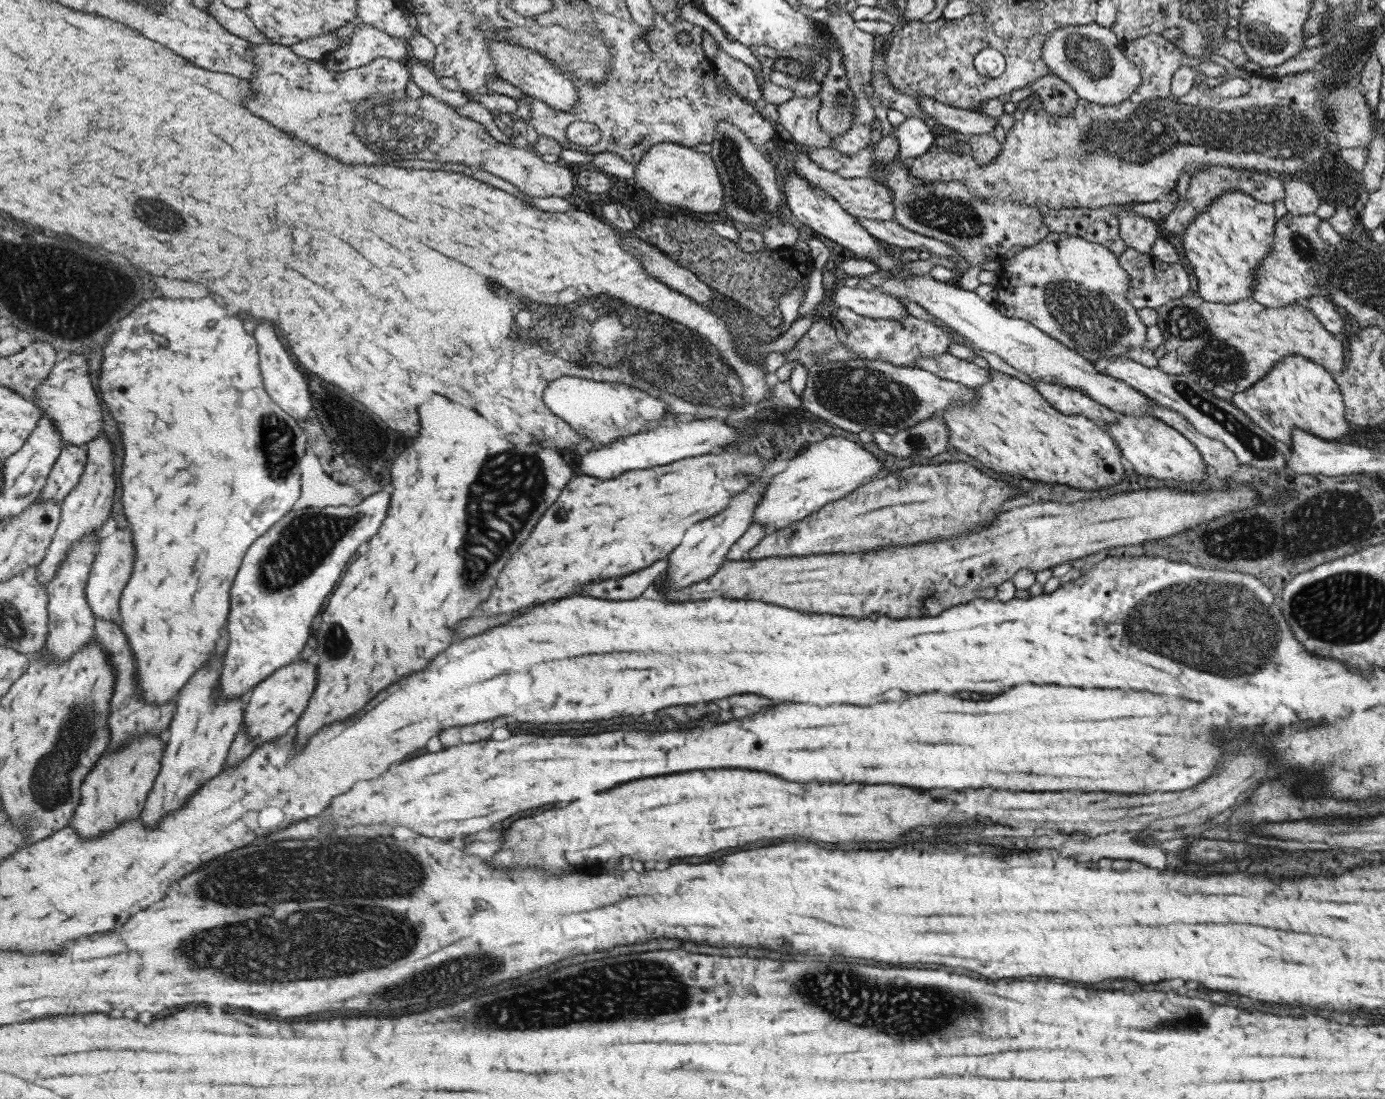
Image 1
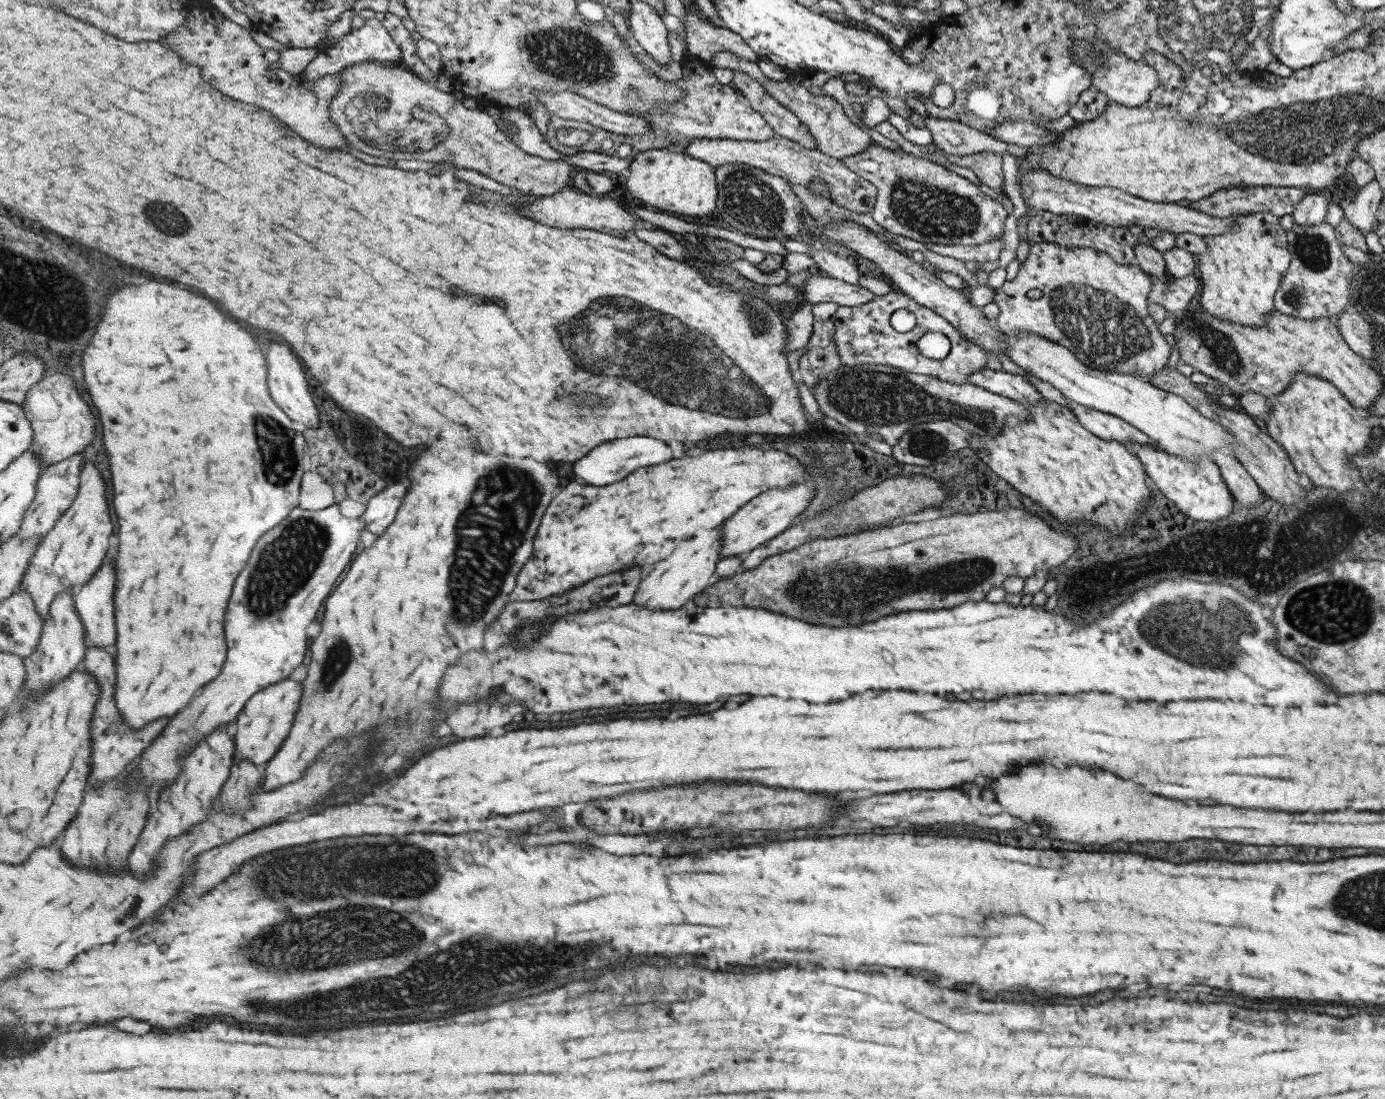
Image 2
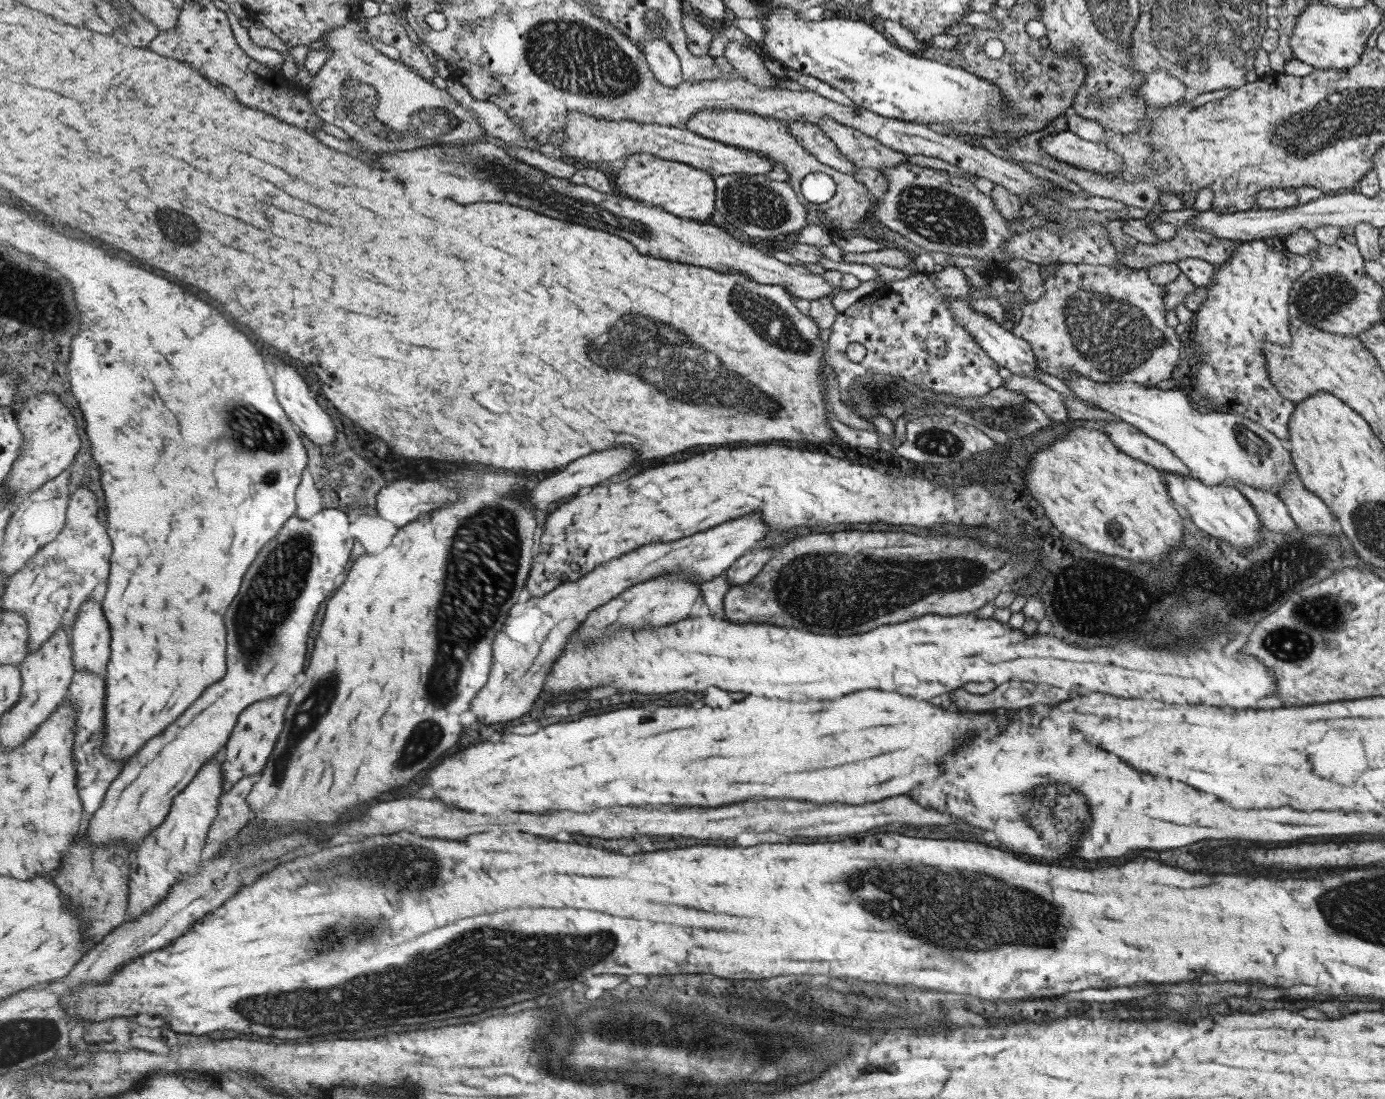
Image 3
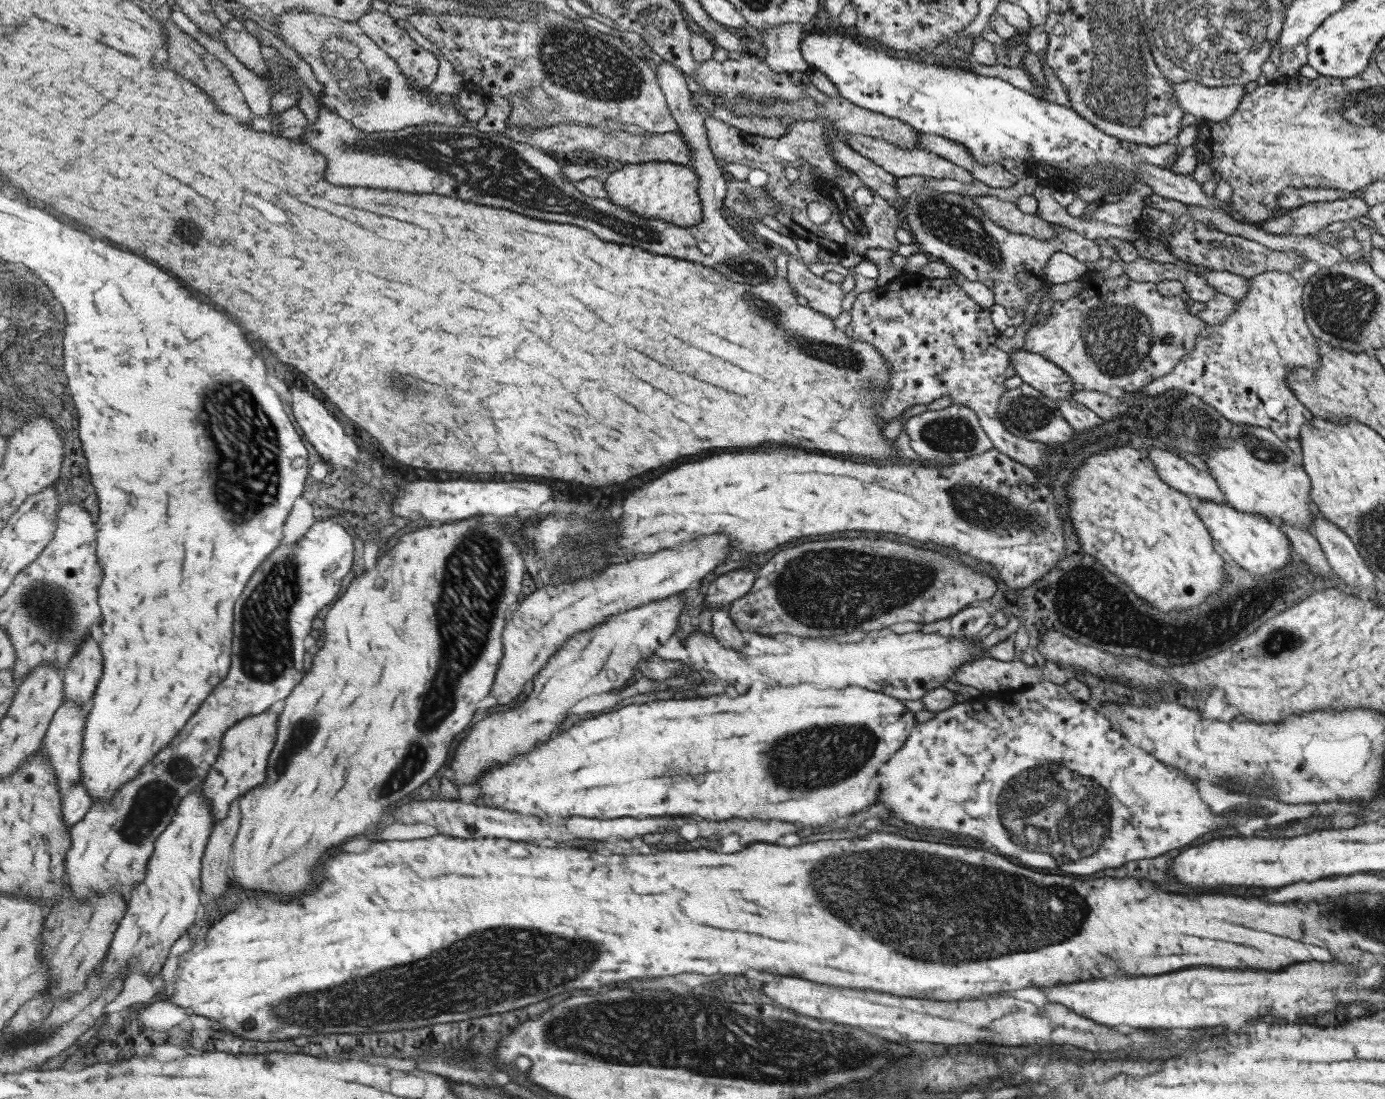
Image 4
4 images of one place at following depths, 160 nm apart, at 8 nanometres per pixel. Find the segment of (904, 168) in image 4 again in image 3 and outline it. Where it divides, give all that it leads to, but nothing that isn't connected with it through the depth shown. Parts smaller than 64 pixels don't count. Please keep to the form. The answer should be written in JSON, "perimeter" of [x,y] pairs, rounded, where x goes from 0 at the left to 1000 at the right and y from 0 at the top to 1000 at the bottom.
{"perimeter":[[[593,106],[589,114],[599,124],[599,127],[601,129],[604,136],[617,151],[635,155],[636,152],[655,149],[653,146],[655,141],[637,133],[630,126],[609,115],[601,107]]]}

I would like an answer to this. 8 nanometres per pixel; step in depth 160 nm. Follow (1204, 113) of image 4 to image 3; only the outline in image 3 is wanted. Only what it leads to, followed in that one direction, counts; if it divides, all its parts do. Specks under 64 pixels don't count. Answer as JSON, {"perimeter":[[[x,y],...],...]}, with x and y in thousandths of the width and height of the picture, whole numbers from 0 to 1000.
{"perimeter":[[[832,63],[825,66],[825,76],[820,82],[820,87],[825,87],[830,97],[840,96],[850,96],[854,92],[856,78],[845,66],[838,63]]]}

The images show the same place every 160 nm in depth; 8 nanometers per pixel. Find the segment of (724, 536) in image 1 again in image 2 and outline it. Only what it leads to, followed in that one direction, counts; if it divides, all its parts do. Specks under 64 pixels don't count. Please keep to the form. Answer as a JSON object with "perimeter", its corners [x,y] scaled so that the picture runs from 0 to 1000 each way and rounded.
{"perimeter":[[[512,480],[512,482],[503,484],[503,488],[502,488],[500,491],[495,491],[495,495],[490,495],[490,497],[489,497],[489,502],[486,502],[486,506],[483,506],[482,510],[479,509],[474,511],[469,518],[467,523],[463,529],[457,549],[471,555],[493,555],[492,553],[495,549],[502,546],[503,540],[506,538],[509,539],[515,530],[517,520],[517,512],[519,511],[520,509],[521,488],[521,480]]]}

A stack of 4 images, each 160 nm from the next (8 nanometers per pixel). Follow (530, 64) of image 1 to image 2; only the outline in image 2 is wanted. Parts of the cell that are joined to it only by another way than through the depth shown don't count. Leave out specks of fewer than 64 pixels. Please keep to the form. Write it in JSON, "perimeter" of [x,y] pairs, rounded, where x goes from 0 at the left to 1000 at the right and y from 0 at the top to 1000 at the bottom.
{"perimeter":[[[414,83],[390,84],[390,92],[399,105],[410,110],[424,111],[434,117],[451,124],[466,124],[469,113],[464,106],[445,102]]]}

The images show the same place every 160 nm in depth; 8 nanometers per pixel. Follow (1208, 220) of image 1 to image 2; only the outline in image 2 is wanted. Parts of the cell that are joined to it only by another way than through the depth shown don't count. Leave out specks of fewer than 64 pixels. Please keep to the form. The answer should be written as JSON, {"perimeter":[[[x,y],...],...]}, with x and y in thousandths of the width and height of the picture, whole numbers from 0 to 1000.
{"perimeter":[[[916,192],[887,197],[891,202],[888,210],[868,216],[871,228],[863,232],[867,253],[866,277],[875,288],[900,298],[910,298],[920,281],[919,268],[930,245],[931,227],[929,211],[925,207],[923,197]]]}

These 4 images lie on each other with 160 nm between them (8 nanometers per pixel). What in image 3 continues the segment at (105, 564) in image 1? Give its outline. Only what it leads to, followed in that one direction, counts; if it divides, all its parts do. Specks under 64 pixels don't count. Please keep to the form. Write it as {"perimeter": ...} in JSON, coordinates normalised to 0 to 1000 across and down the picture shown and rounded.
{"perimeter":[[[64,545],[56,560],[51,583],[56,611],[66,611],[76,616],[80,599],[80,571],[74,550]]]}

